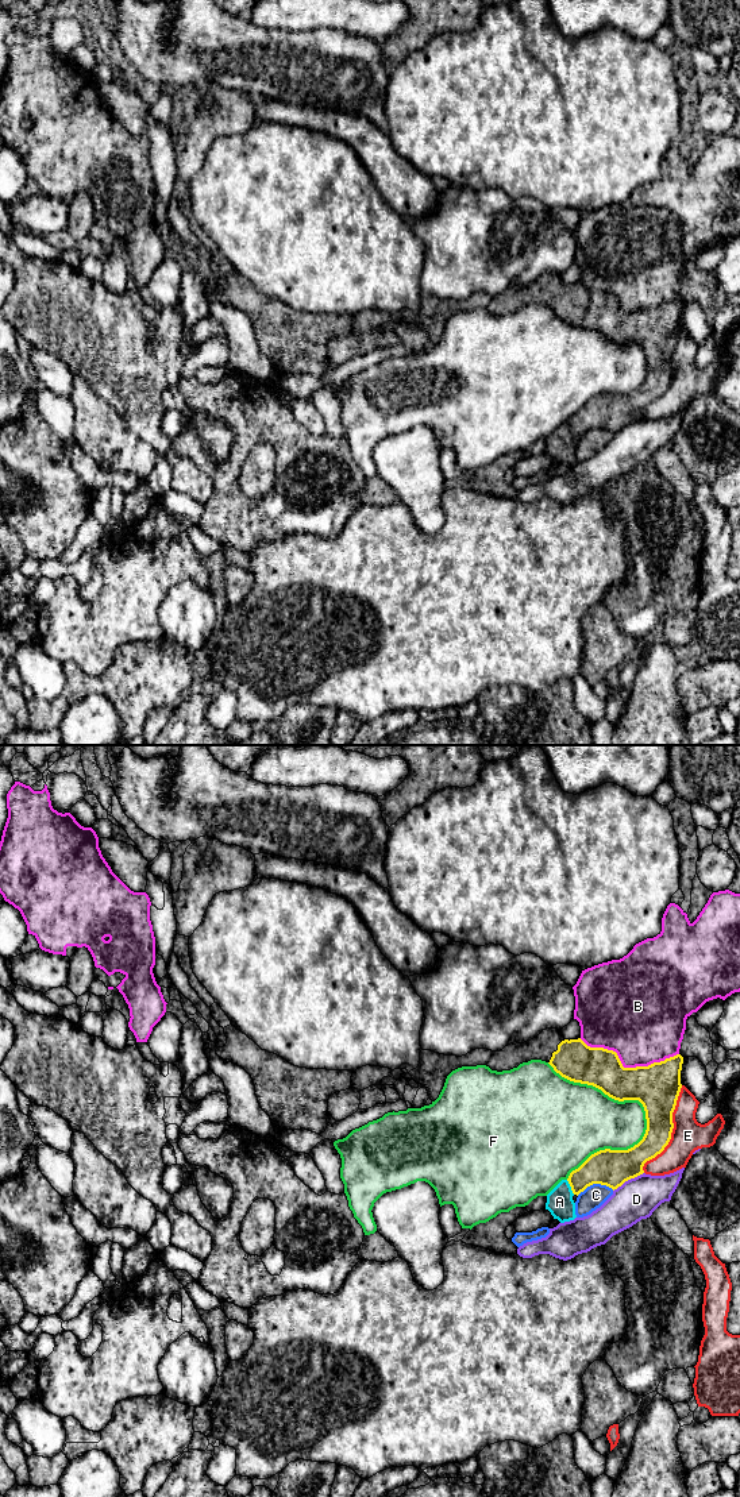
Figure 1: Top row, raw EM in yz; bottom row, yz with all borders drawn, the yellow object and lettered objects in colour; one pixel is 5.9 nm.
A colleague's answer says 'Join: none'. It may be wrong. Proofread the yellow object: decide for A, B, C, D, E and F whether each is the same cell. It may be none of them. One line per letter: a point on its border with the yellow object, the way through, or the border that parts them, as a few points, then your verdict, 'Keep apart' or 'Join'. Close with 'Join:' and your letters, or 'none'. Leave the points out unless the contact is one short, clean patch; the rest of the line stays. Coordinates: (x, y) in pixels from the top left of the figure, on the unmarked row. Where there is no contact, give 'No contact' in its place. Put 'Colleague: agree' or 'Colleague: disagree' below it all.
A: Touches yellow at yz (570, 429). Boundary: yz (566, 424), (574, 438). Keep apart
B: Touches yellow at yz (627, 312). Keep apart
C: Touches yellow at yz (594, 427). Keep apart
D: Touches yellow at yz (628, 423). Keep apart
E: Touches yellow at yz (671, 375). Keep apart
F: Touches yellow at yz (612, 342). Keep apart
Join: none
Colleague: agree

